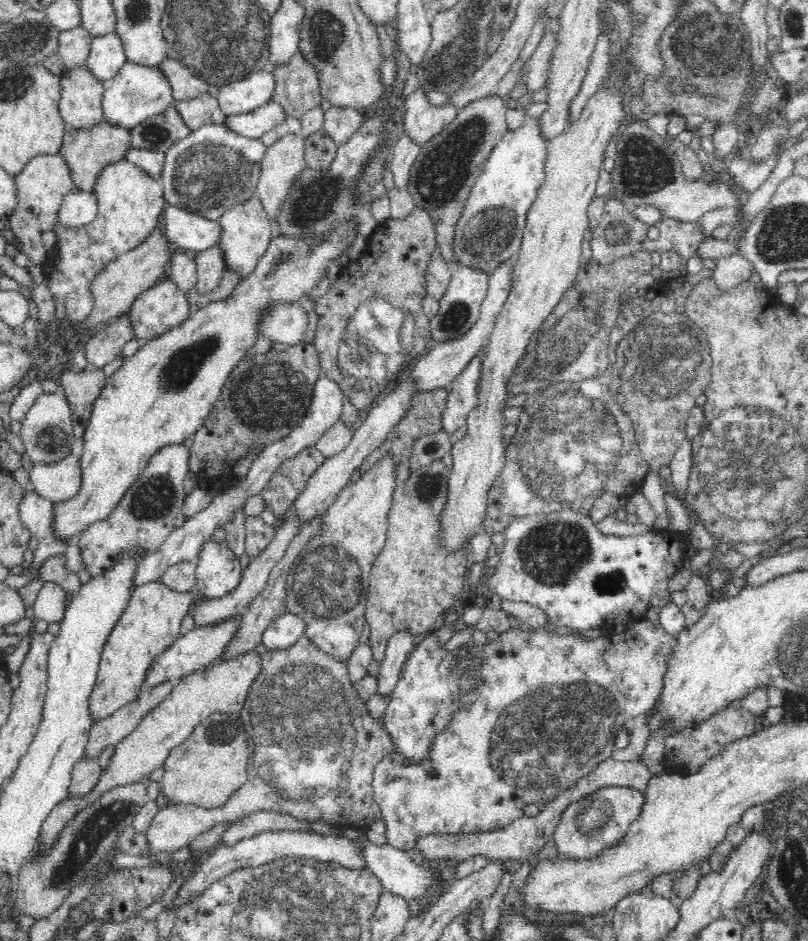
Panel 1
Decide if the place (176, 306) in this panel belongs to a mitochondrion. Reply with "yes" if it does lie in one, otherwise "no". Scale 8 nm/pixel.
no

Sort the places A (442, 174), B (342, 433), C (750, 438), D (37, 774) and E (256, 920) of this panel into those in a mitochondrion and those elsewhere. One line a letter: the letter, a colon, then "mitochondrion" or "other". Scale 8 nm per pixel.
A: mitochondrion
B: other
C: mitochondrion
D: other
E: mitochondrion

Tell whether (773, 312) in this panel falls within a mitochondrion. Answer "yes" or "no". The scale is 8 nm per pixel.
no

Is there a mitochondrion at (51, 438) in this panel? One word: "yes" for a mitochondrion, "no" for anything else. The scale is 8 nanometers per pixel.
yes

